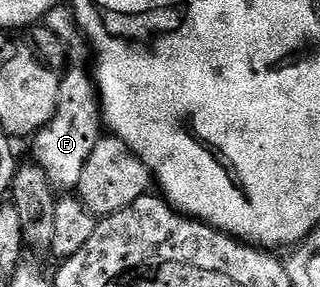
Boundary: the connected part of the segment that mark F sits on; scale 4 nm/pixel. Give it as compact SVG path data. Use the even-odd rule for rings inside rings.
M71 68L61 76L59 102L51 122L31 140L31 144L33 144L32 159L45 171L47 178L53 183L54 189L57 190L76 189L79 177L83 175L83 166L87 166L87 158L91 158L91 150L95 150L95 146L103 138L103 117L94 77L90 73L88 76L81 68Z

